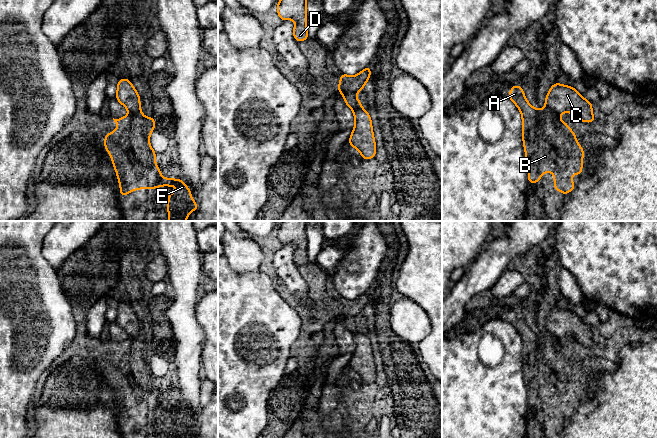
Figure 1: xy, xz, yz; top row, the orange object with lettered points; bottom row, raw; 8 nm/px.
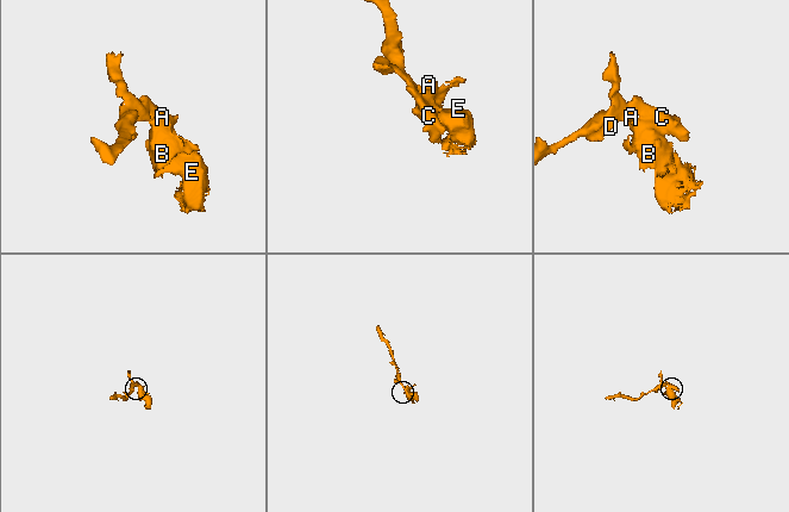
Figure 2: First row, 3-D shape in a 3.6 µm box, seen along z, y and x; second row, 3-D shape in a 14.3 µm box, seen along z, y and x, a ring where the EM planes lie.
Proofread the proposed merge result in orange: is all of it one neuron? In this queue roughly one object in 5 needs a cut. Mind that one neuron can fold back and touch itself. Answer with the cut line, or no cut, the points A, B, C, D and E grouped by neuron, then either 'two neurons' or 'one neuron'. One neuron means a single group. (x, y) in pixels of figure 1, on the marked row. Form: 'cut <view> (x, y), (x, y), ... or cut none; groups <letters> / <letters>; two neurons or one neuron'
cut none; groups A B C D E; one neuron

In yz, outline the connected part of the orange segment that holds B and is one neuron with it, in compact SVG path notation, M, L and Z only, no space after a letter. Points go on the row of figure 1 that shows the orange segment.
M553 84L548 91L544 104L546 108L539 111L528 103L521 86L513 85L507 96L518 107L522 114L523 146L528 166L528 183L539 183L540 176L546 172L554 173L554 190L561 191L564 196L574 190L577 183L572 183L570 176L582 175L584 149L577 142L575 133L566 122L559 119L559 115L569 111L573 117L582 122L595 123L592 102L584 99L573 86Z

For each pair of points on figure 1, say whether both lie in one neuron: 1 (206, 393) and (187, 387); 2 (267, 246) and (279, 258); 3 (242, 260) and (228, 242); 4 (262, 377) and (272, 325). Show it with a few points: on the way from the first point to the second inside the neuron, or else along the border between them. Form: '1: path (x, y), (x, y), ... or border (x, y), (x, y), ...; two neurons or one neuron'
1: border (200, 382), (199, 403), (201, 406); two neurons
2: border (281, 245), (273, 257), (273, 268), (278, 276); two neurons
3: path (242, 256), (232, 246); one neuron
4: path (271, 364), (273, 338); one neuron

